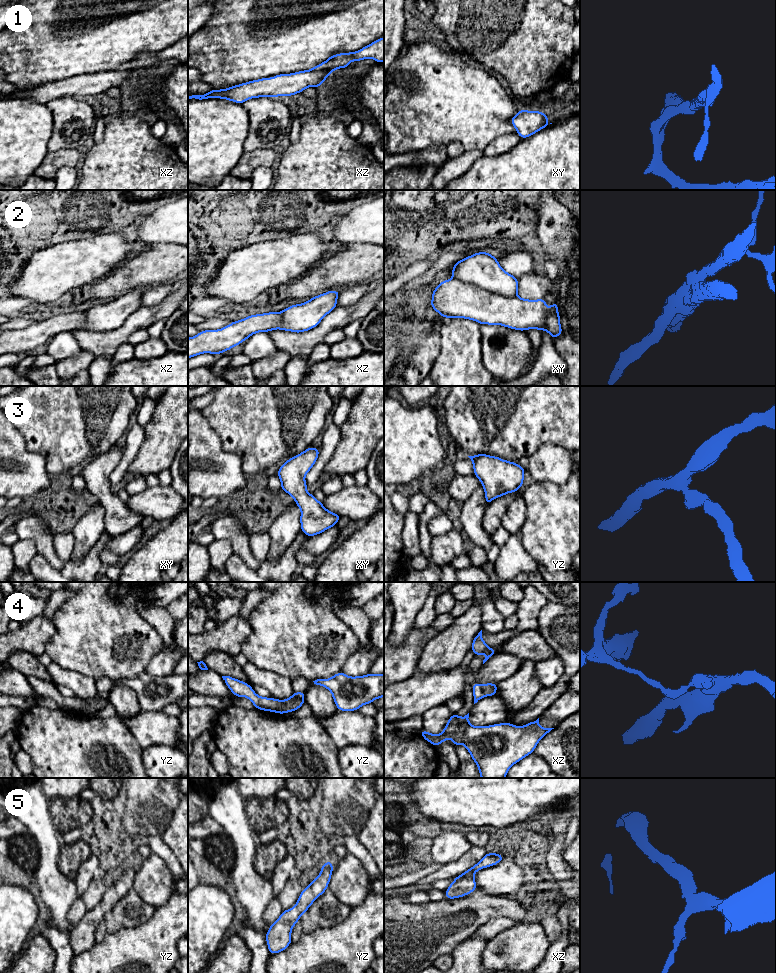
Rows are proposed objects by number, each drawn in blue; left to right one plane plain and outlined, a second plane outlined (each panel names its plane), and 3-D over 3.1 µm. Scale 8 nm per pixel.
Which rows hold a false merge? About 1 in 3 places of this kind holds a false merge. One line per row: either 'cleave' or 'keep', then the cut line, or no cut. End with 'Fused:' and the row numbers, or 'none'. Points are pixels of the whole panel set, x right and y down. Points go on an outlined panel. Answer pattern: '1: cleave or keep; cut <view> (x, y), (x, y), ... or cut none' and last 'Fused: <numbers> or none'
1: keep; cut none
2: keep; cut none
3: keep; cut none
4: cleave; cut yz (292, 695), (303, 700)
5: keep; cut none
Fused: 4

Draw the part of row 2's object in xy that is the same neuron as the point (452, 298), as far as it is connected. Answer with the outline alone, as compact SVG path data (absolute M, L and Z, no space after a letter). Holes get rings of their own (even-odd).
M477 252L457 261L452 268L452 276L440 282L432 292L430 305L440 316L469 319L481 325L501 325L519 331L545 330L552 339L561 336L557 302L547 310L544 298L529 300L518 297L518 278L506 272L490 253Z

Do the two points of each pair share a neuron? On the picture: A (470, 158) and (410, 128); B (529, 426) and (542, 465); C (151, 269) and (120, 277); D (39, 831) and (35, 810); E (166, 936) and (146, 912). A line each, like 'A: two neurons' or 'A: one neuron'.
A: two neurons
B: two neurons
C: one neuron
D: one neuron
E: two neurons

